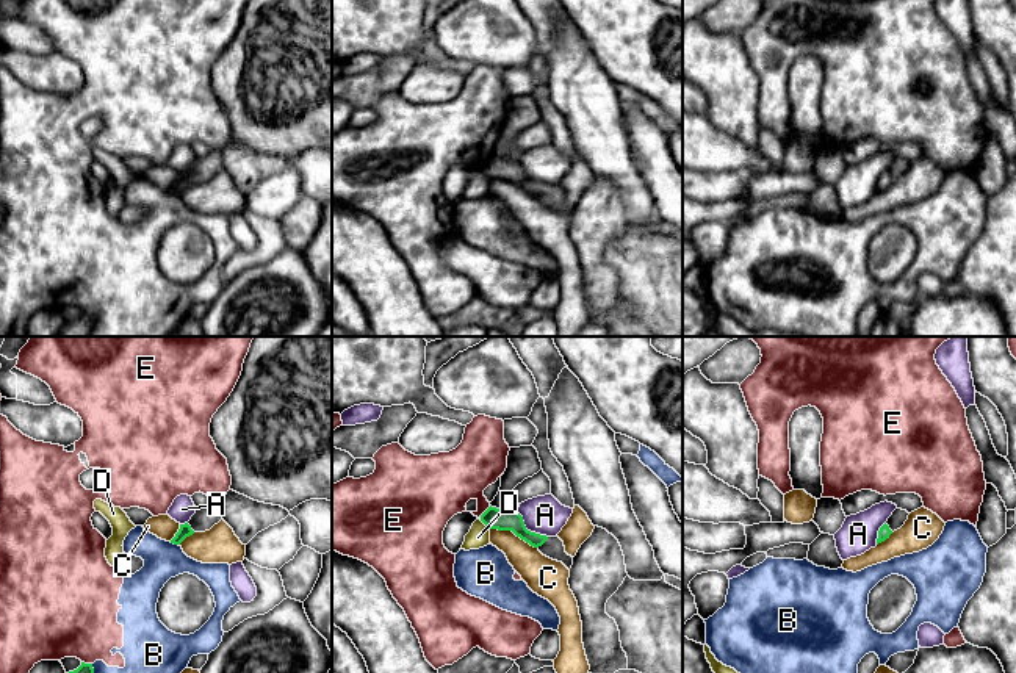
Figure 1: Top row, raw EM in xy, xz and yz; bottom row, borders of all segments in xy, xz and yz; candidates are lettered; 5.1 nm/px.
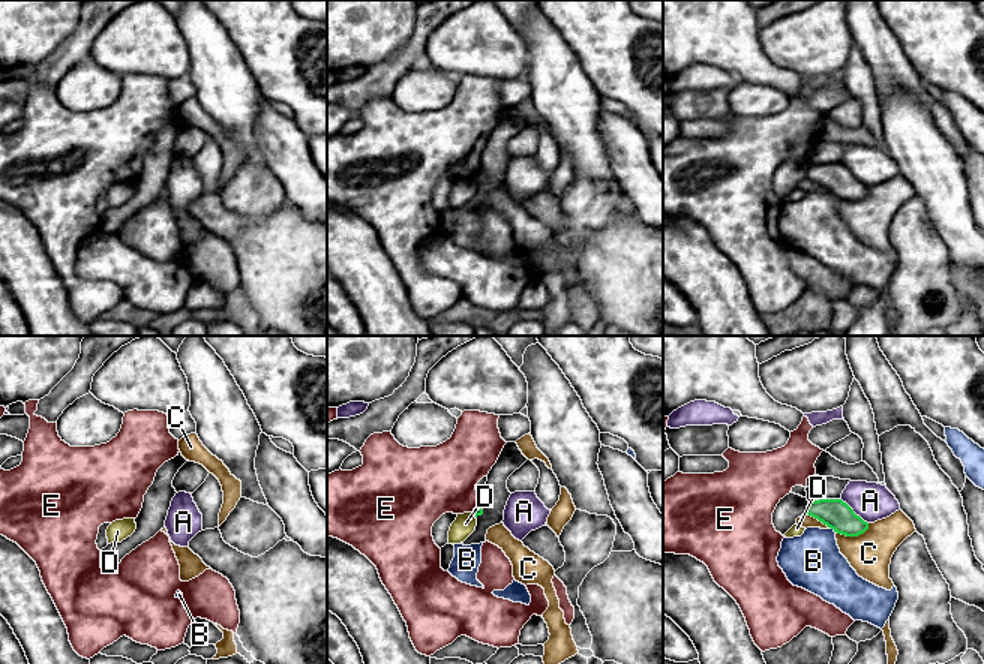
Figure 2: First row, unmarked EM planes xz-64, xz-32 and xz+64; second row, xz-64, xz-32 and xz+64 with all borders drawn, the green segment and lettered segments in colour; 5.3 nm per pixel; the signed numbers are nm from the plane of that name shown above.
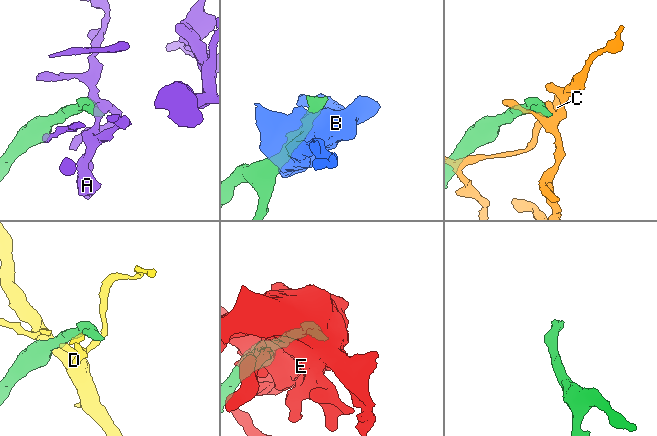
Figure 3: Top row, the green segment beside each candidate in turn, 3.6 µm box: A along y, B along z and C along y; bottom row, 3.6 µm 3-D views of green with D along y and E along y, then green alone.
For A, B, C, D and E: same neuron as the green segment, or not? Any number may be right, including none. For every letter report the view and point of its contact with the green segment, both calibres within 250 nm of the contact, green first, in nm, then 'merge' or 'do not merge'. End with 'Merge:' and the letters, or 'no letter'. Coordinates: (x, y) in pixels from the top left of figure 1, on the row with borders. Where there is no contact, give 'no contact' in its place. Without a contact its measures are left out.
A: xz (529, 531) | 110/200 nm | do not merge
B: xy (174, 543) | 70/190 nm | do not merge
C: xz (514, 532) | 110/180 nm | do not merge
D: xz (484, 523) | 110/110 nm | do not merge
E: xz (484, 512) | 110/300 nm | do not merge
Merge: no letter

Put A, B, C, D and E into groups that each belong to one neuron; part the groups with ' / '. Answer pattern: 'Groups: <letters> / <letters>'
Groups: A / B E / C / D

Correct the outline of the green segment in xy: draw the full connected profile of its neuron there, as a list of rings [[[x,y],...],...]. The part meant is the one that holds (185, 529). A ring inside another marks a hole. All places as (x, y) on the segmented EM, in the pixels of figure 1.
[[[221,499],[211,501],[207,507],[197,509],[188,523],[180,524],[180,529],[171,540],[171,543],[180,545],[186,537],[193,535],[194,532],[210,531],[221,520],[222,520]]]

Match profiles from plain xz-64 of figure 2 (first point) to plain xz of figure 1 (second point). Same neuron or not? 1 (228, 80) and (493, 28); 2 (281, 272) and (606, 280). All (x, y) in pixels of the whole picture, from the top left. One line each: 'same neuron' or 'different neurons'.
1: different neurons
2: different neurons

